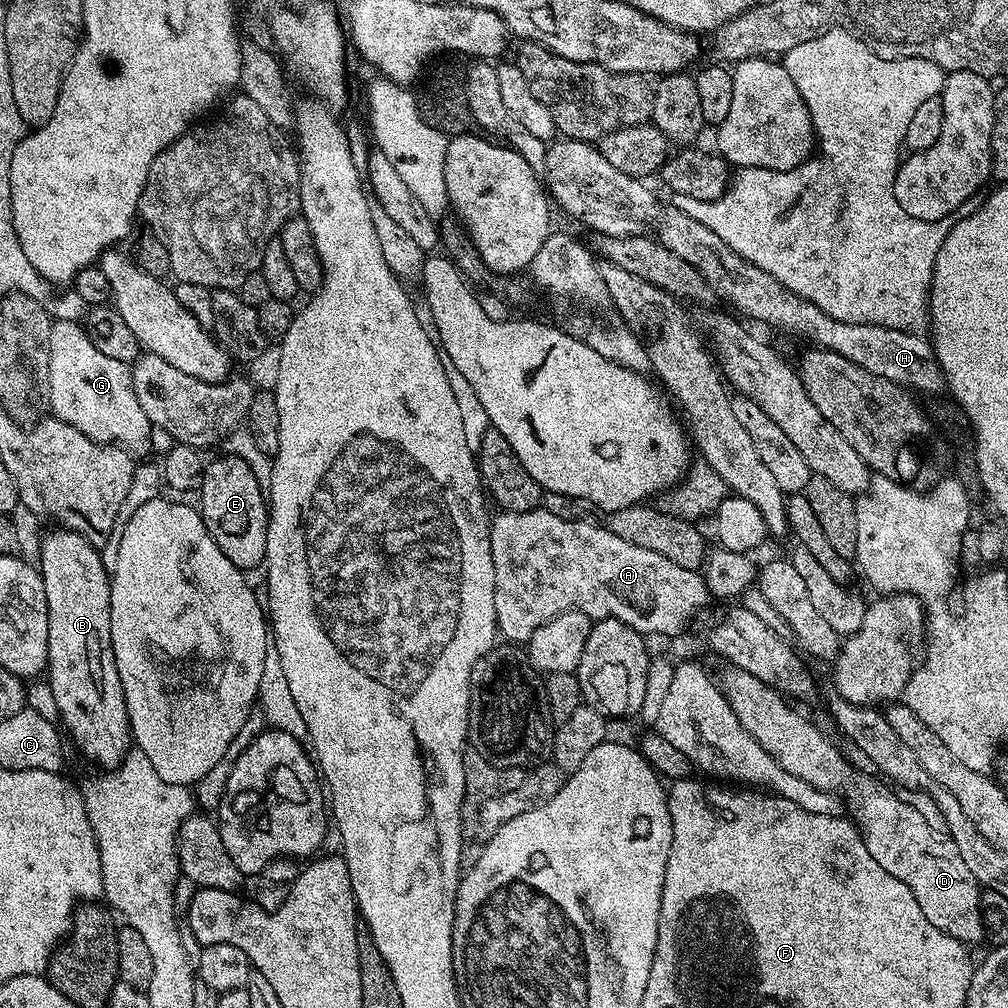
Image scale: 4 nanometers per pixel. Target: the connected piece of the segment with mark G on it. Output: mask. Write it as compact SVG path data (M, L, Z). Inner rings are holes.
M53 320L50 330L48 407L55 419L66 422L99 444L116 444L141 458L152 448L154 429L146 410L138 406L129 365L109 358L90 342L85 325L75 320Z

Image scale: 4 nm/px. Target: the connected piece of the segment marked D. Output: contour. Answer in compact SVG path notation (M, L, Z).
M728 666L725 669L724 677L719 677L718 680L720 687L724 690L724 697L730 702L738 722L742 722L745 730L760 743L762 750L769 752L778 762L778 766L794 774L794 778L802 778L802 782L810 782L810 786L823 792L842 794L847 802L847 811L848 808L852 811L851 819L855 827L859 828L861 837L866 842L866 850L874 858L876 867L886 870L886 874L894 874L898 882L906 882L906 886L910 886L914 898L918 898L918 906L922 906L922 914L926 914L926 918L930 918L930 922L934 922L938 930L950 934L950 938L966 946L973 946L972 944L978 943L980 939L983 941L986 933L980 913L982 889L980 883L974 878L974 874L970 874L970 869L966 867L966 858L958 854L958 846L954 846L947 831L940 829L939 832L910 801L903 800L900 797L903 795L893 790L887 783L879 779L871 780L868 776L855 776L851 766L844 761L843 754L824 737L819 726L811 724L802 713L795 712L788 705L791 703L772 685L763 684L761 680L754 678L754 674L741 668Z

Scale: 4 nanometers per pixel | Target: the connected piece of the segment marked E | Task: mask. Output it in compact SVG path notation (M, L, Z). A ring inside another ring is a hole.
M231 454L210 460L204 468L199 496L198 511L226 558L243 572L250 572L256 566L261 567L265 556L269 508L264 490L245 460Z

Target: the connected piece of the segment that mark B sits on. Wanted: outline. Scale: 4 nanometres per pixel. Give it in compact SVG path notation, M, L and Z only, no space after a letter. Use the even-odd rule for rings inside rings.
M52 530L40 544L38 567L44 579L46 610L48 611L48 667L46 677L52 687L52 700L60 711L59 723L67 739L76 743L76 748L88 760L97 764L97 769L111 770L118 767L133 747L132 727L126 710L126 698L122 694L122 682L114 662L114 650L110 638L110 594L112 582L110 571L103 565L101 549L94 547L77 532Z

